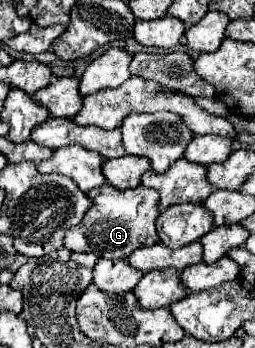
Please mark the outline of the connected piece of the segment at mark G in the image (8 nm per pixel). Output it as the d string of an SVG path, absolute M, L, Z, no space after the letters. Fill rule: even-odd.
M110 184L94 188L88 192L92 202L80 226L72 228L64 246L72 252L94 252L100 258L128 258L136 248L152 246L158 242L156 234L156 218L158 218L158 192L152 188L126 188L118 190Z

